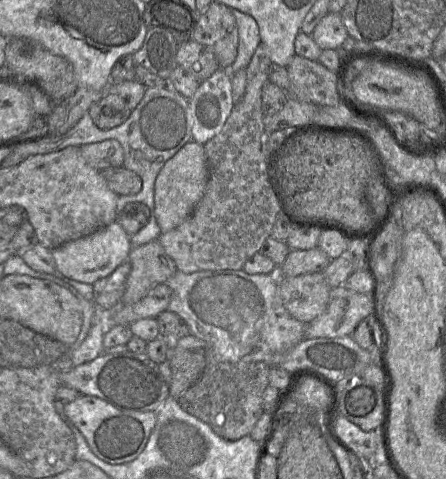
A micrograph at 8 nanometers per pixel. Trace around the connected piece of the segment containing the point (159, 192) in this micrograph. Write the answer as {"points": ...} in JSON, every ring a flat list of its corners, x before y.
{"points":[[191,140,164,164,155,181,155,215,162,233,176,228,191,215,204,195,207,182,204,146]]}

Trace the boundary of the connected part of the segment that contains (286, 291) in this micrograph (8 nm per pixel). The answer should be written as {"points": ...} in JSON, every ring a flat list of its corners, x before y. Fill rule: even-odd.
{"points":[[322,272,278,278,278,295,283,306,303,323,311,322,325,311,331,289]]}

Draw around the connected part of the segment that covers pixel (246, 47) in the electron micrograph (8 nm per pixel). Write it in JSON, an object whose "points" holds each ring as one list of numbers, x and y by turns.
{"points":[[232,9,238,26,238,52,234,62,229,67,229,72,245,69,252,55,260,44,259,28,255,19,237,9]]}

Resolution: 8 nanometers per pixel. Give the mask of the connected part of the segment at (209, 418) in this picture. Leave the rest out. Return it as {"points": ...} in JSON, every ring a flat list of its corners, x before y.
{"points":[[264,362,219,363,205,367,200,378,194,382,177,400,181,408,208,424,220,437,235,441,249,435,263,413,262,398,269,385,270,367]]}

